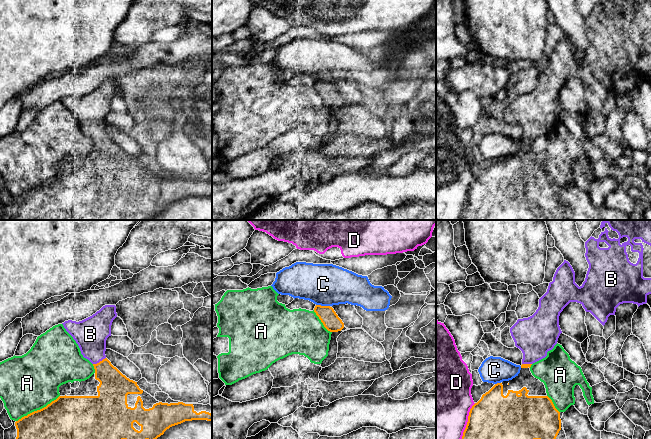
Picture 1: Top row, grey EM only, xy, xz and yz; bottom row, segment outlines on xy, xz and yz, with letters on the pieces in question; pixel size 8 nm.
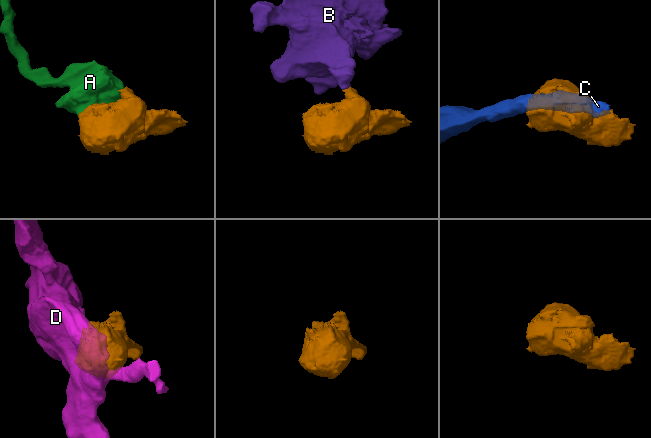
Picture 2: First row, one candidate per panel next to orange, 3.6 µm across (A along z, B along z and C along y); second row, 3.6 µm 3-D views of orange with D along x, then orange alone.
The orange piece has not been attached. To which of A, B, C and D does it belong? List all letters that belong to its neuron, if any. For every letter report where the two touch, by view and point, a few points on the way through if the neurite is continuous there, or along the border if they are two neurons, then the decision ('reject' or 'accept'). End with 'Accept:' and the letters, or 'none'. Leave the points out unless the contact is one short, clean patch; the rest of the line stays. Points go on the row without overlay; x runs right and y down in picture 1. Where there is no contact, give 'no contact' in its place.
A: meets orange in xy at (37, 186); reject
B: meets orange in xy at (100, 137); runs through xy (114, 163), (100, 137), (93, 125), (90, 110); accept
C: meets orange in xz at (323, 82); reject
D: meets orange in yz at (467, 199); reject
Accept: B

